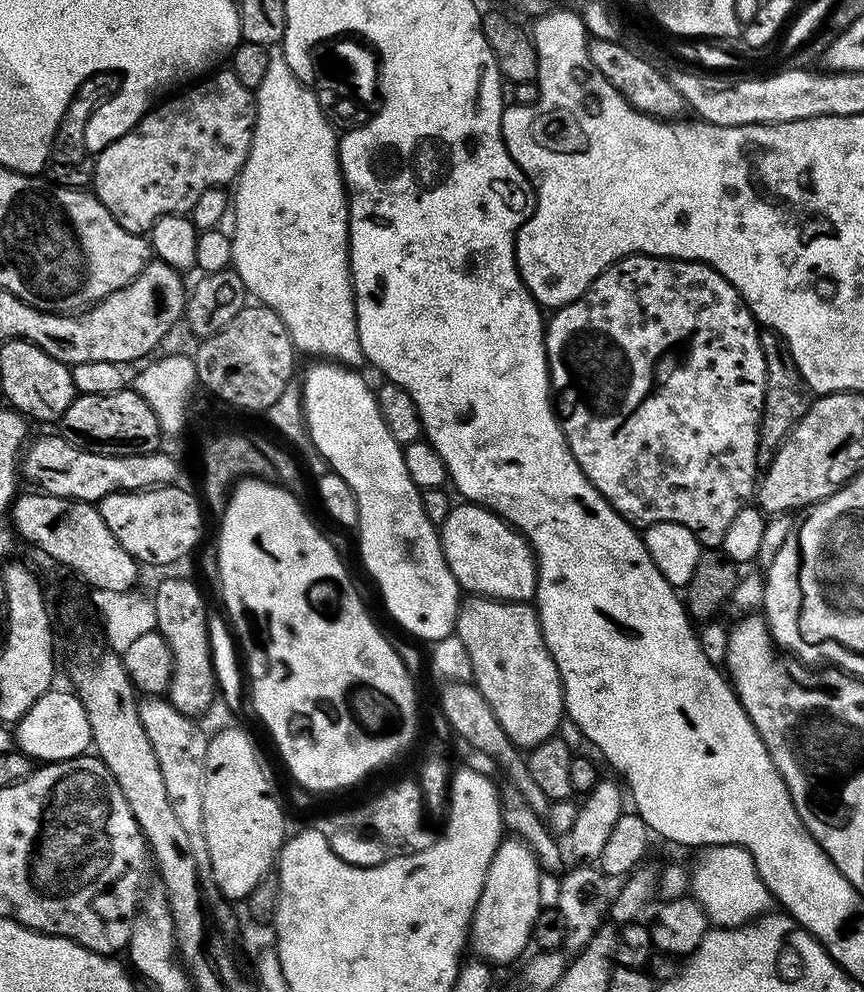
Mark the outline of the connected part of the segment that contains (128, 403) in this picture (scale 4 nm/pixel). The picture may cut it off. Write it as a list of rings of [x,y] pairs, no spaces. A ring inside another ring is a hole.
[[[131,387],[114,394],[80,394],[70,402],[58,421],[64,439],[87,452],[125,456],[157,451],[156,436],[161,435],[160,423],[150,406]]]

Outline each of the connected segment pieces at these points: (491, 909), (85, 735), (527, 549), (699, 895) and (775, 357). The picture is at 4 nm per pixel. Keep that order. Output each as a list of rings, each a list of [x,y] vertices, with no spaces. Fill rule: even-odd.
[[[519,838],[501,839],[488,867],[488,877],[482,886],[476,913],[472,915],[470,940],[483,959],[496,964],[508,964],[523,957],[533,943],[532,931],[542,907],[540,901],[540,863]]]
[[[49,690],[42,694],[14,724],[15,747],[33,761],[69,760],[89,751],[92,744],[90,718],[75,691],[67,691]]]
[[[460,502],[438,531],[442,554],[465,593],[517,602],[528,602],[535,597],[536,557],[528,541],[501,516],[479,504]]]
[[[717,844],[705,847],[697,856],[700,857],[696,865],[690,868],[690,892],[707,916],[709,925],[740,928],[773,911],[774,897],[766,882],[762,882],[758,866],[754,866],[754,858],[745,848],[736,844]]]
[[[761,331],[760,345],[766,362],[766,390],[764,391],[764,405],[760,411],[760,437],[756,451],[757,465],[767,466],[774,458],[774,454],[786,442],[786,438],[798,426],[798,422],[810,410],[814,399],[812,386],[798,370],[794,354],[790,354],[790,346],[777,332]]]

